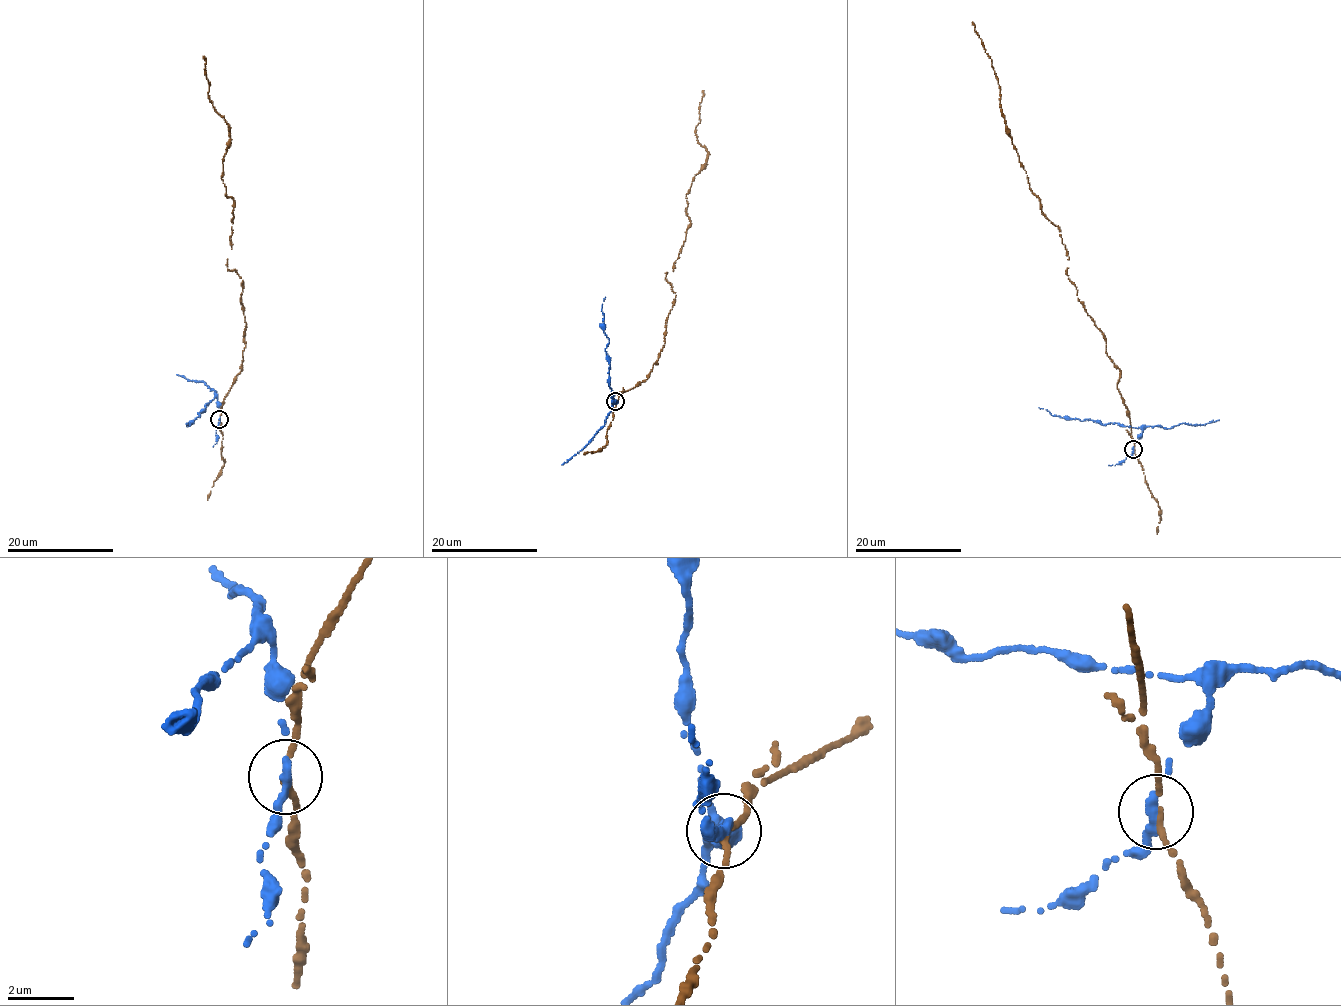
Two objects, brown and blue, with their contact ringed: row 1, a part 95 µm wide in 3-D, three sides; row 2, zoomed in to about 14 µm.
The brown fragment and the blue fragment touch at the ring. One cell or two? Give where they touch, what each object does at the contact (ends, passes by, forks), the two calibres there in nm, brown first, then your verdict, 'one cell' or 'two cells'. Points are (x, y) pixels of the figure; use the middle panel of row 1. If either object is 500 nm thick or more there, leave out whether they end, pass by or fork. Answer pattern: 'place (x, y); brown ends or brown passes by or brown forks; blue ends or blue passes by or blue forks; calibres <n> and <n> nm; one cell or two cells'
place (615, 401); brown passes by; blue passes by; calibres 170 and 260 nm; two cells

